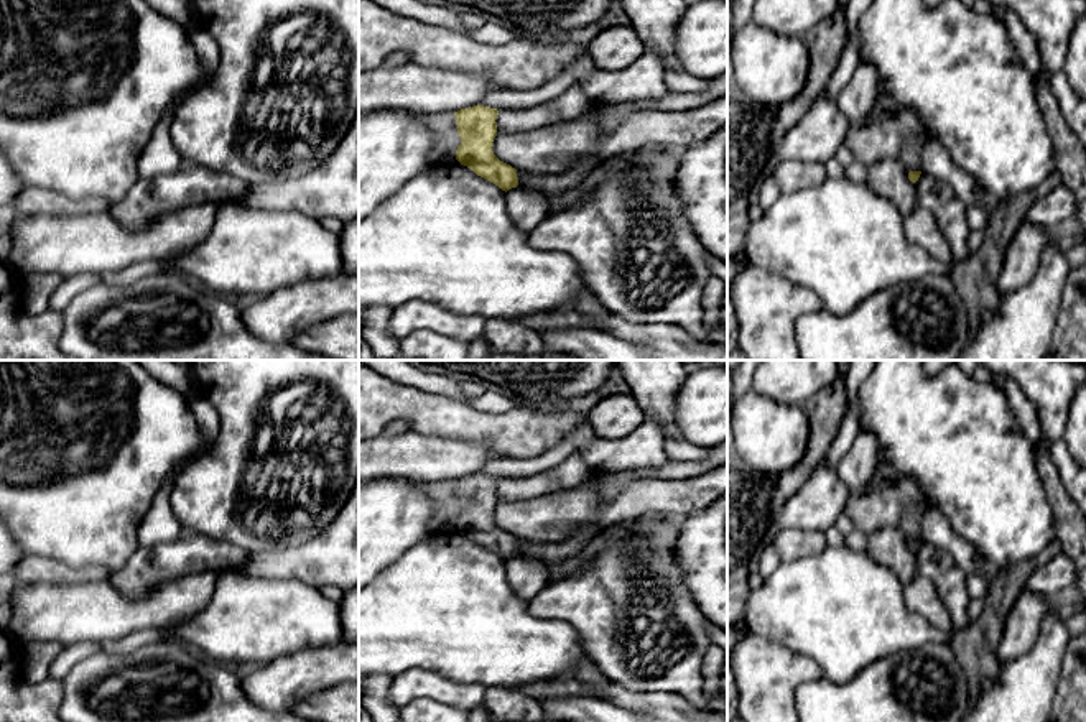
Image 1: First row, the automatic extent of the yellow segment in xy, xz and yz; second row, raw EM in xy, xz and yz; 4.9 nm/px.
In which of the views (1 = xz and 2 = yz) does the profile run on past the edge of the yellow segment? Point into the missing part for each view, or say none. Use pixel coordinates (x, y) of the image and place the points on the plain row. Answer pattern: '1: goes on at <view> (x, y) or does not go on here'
1: does not go on here
2: does not go on here

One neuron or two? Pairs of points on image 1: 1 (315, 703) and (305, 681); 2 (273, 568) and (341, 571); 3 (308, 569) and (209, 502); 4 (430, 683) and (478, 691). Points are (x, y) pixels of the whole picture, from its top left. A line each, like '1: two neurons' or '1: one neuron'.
1: two neurons
2: one neuron
3: two neurons
4: one neuron

